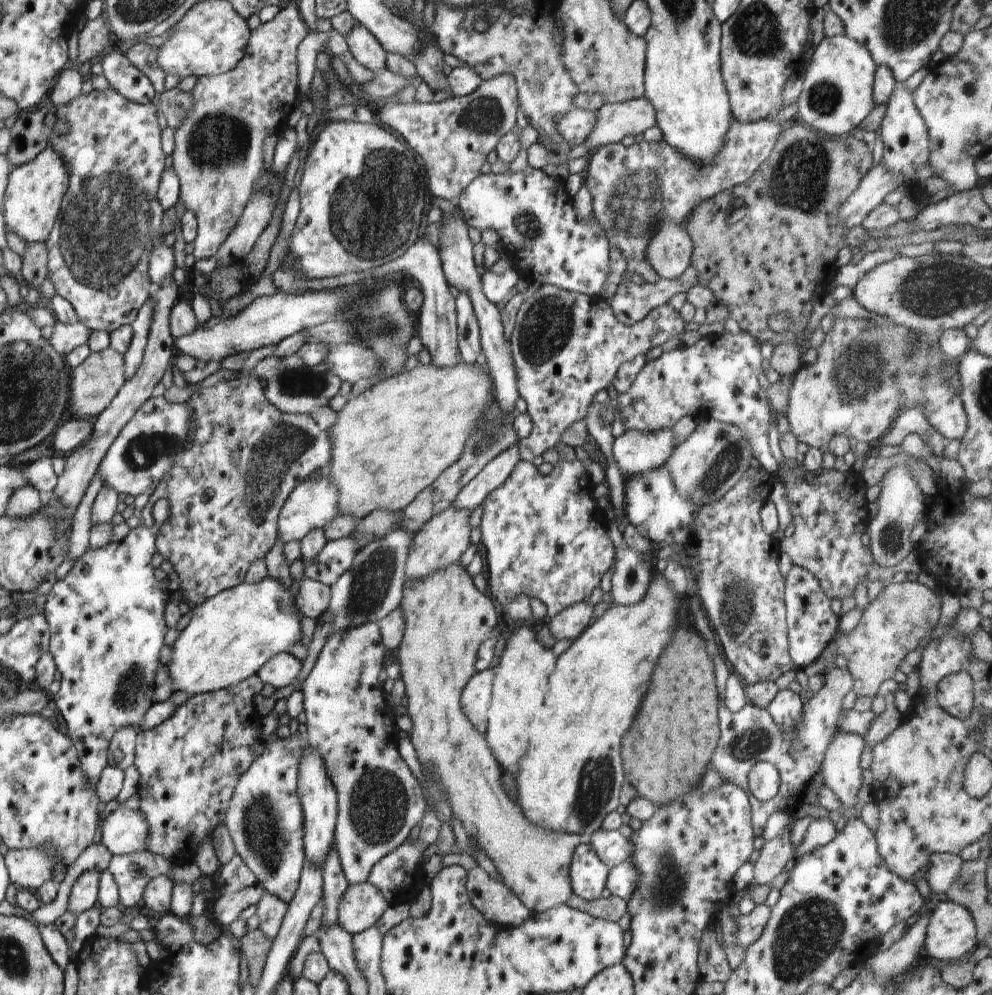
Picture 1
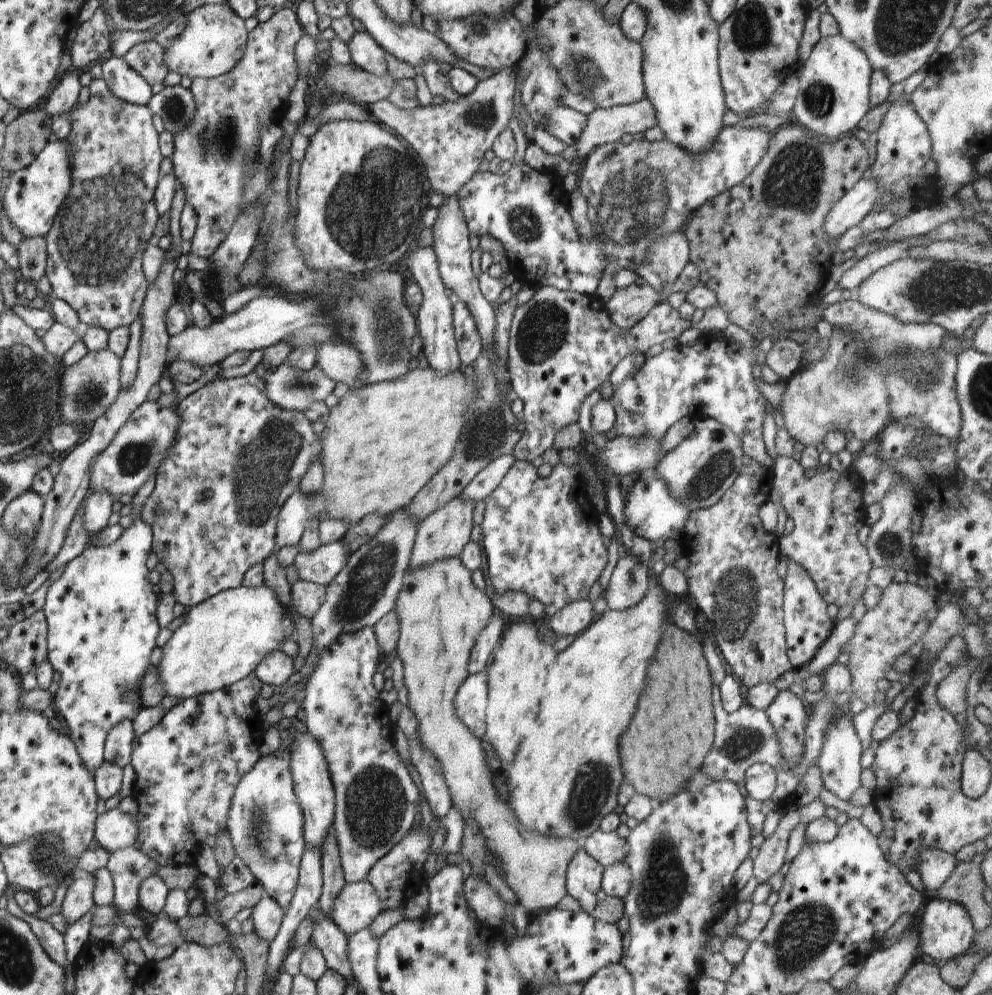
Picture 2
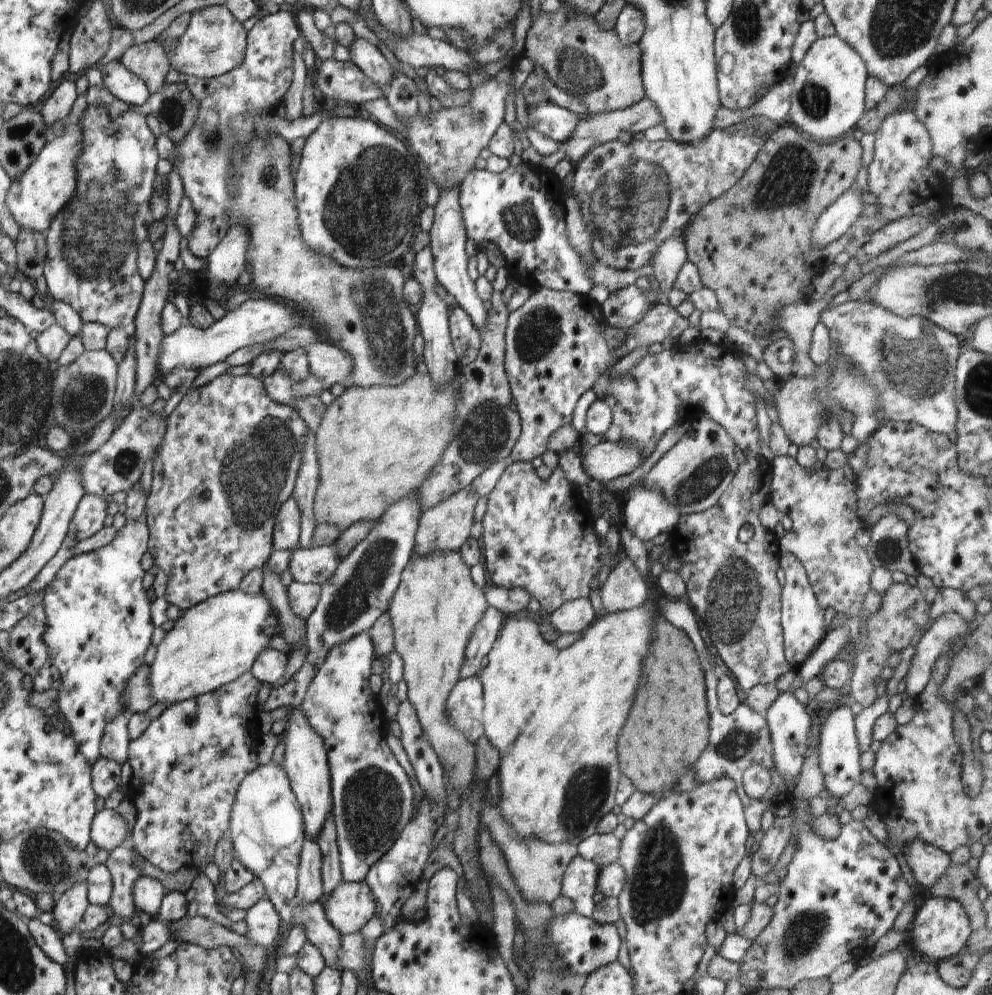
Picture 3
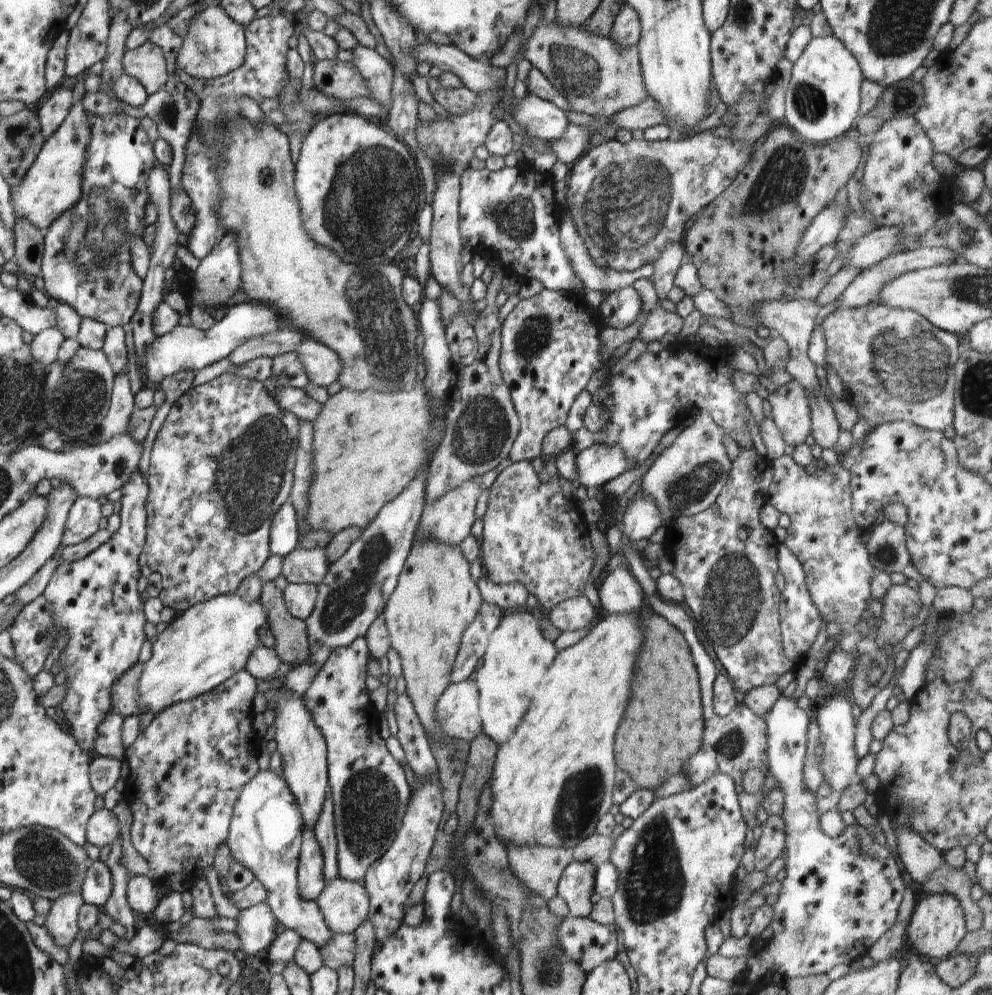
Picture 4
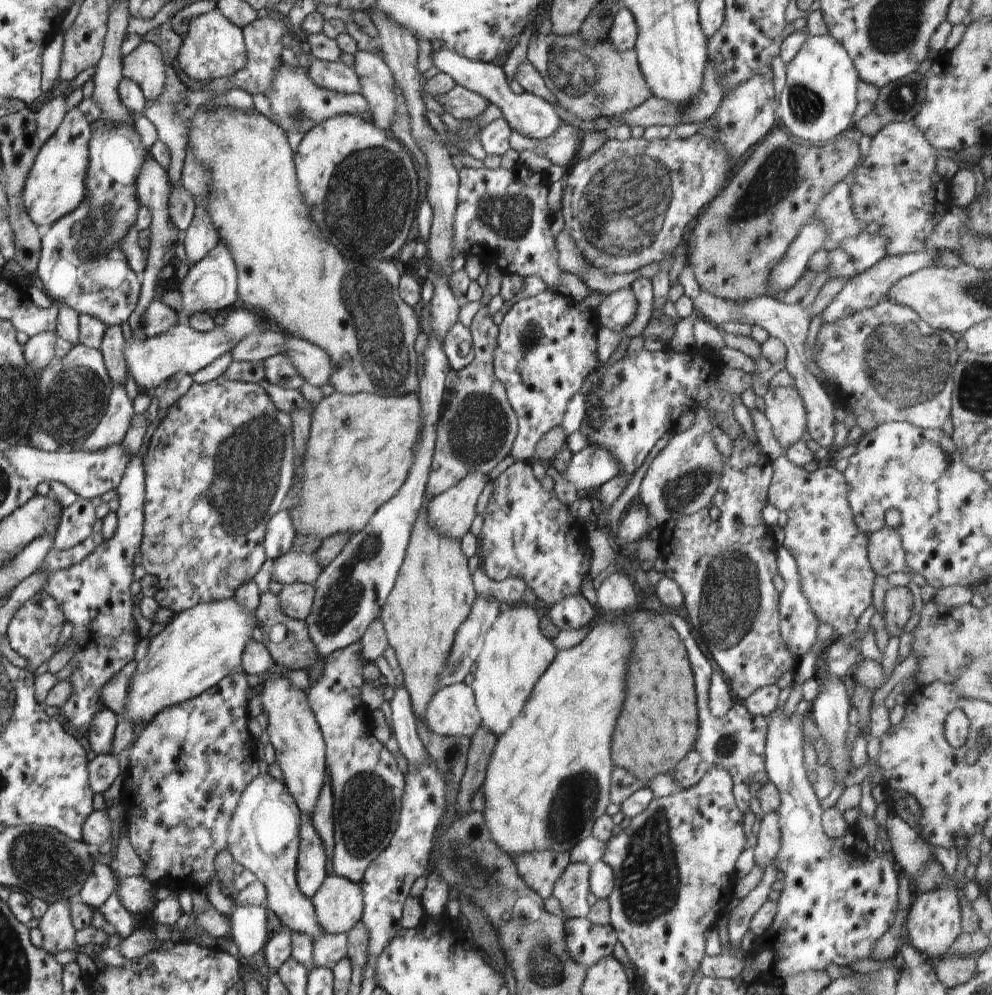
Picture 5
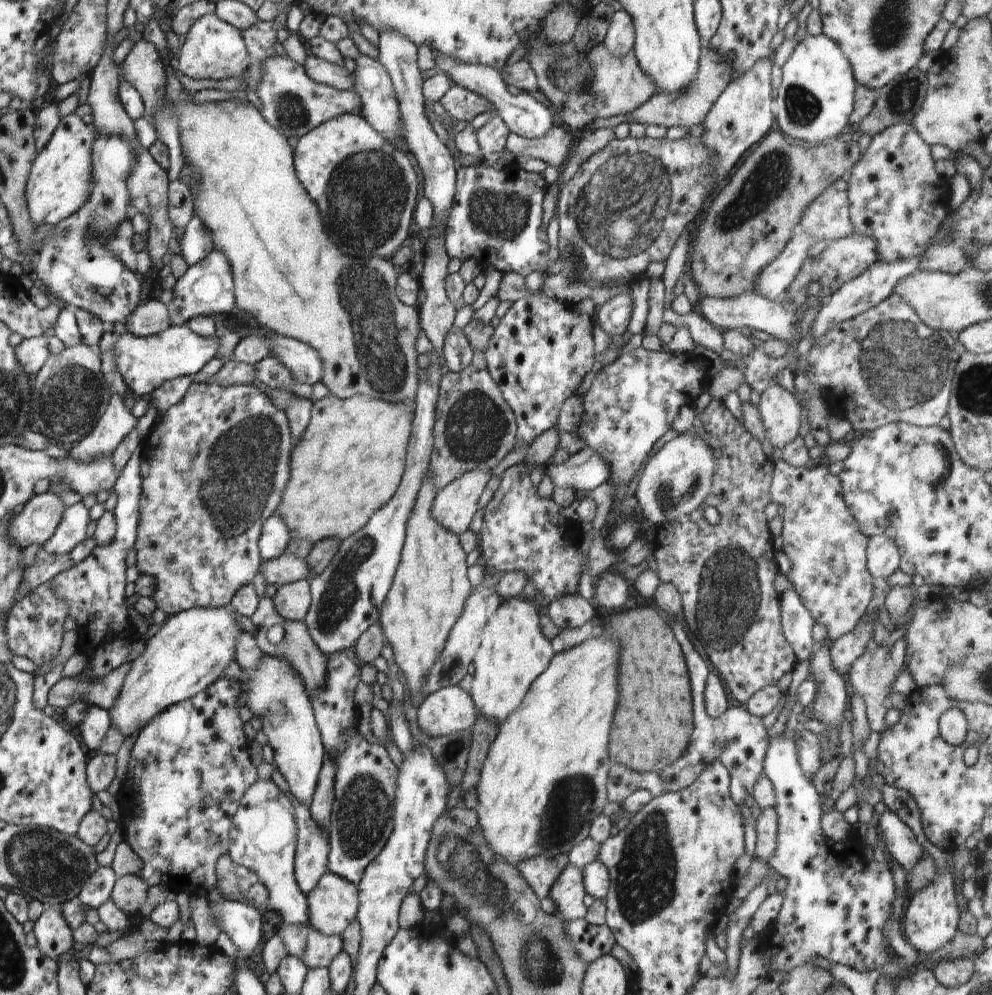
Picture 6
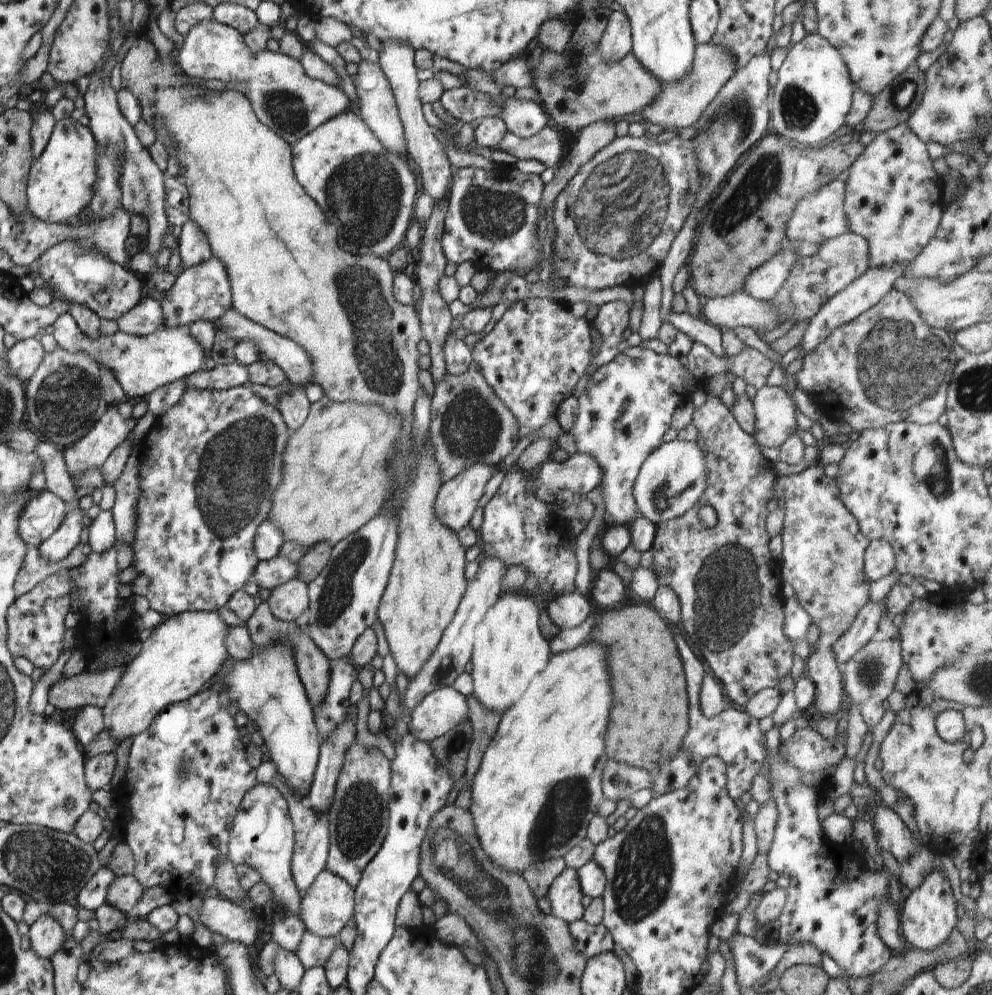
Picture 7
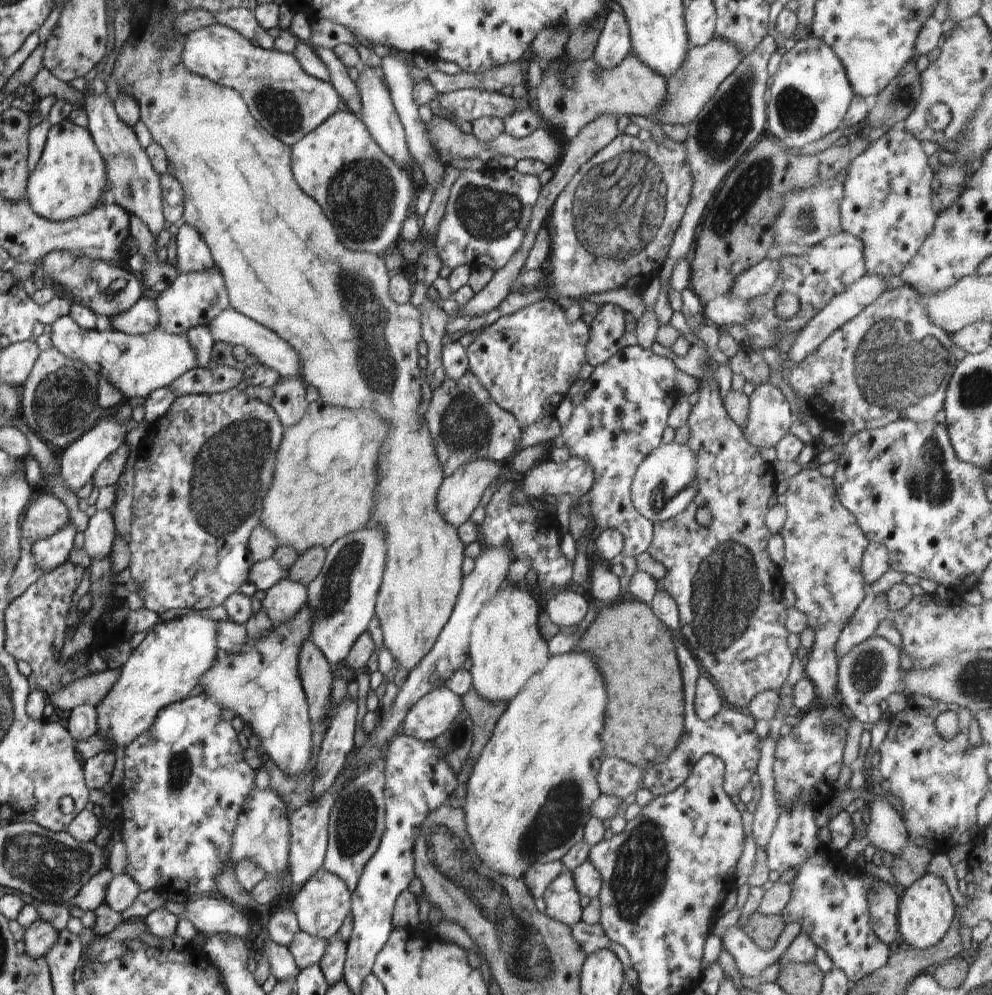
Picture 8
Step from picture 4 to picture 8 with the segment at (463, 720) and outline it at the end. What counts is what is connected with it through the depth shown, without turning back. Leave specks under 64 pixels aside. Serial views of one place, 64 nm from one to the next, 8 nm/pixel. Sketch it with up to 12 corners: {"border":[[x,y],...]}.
{"border":[[450,688],[428,692],[408,710],[400,734],[433,741],[461,714]]}

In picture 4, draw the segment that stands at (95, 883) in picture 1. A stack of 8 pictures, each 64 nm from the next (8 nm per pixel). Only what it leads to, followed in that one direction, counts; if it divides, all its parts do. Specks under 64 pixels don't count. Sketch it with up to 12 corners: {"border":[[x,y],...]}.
{"border":[[80,891],[51,901],[44,928],[67,948],[78,932]]}

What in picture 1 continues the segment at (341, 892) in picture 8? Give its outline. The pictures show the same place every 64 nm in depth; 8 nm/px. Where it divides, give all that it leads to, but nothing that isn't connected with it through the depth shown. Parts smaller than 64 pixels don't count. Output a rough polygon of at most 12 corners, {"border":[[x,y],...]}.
{"border":[[350,885],[338,923],[354,936],[375,926],[389,906],[376,886]]}

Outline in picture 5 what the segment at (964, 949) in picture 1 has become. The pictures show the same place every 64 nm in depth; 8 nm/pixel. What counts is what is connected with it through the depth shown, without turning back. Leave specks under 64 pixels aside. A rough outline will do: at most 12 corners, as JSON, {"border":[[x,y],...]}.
{"border":[[948,882],[914,894],[905,923],[923,957],[945,954],[962,933]]}

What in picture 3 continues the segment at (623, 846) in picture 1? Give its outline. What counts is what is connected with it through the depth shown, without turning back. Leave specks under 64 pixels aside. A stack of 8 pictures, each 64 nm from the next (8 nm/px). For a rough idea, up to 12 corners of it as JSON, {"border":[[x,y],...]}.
{"border":[[596,831],[577,845],[599,867],[618,861],[620,839]]}

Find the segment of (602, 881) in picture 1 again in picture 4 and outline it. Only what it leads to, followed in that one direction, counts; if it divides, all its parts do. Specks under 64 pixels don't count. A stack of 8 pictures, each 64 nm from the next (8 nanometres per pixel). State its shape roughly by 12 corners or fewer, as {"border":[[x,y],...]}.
{"border":[[572,862],[556,894],[568,917],[589,917],[594,872],[589,862]]}

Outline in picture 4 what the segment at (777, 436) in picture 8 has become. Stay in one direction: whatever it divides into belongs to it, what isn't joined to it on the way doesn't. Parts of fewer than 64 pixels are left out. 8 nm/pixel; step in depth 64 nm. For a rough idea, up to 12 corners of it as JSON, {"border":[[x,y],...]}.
{"border":[[792,379],[767,396],[788,447],[812,430],[810,400]]}

